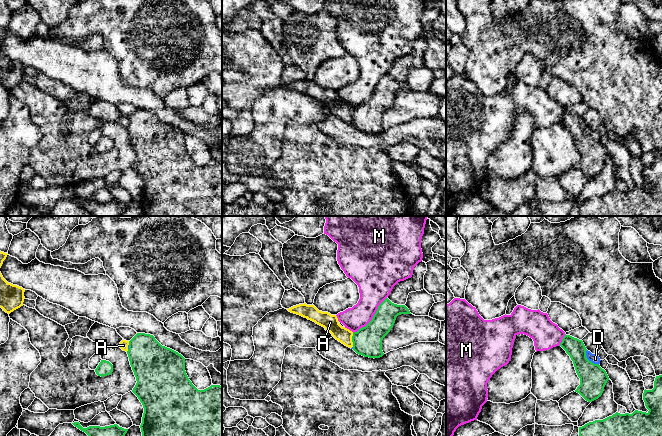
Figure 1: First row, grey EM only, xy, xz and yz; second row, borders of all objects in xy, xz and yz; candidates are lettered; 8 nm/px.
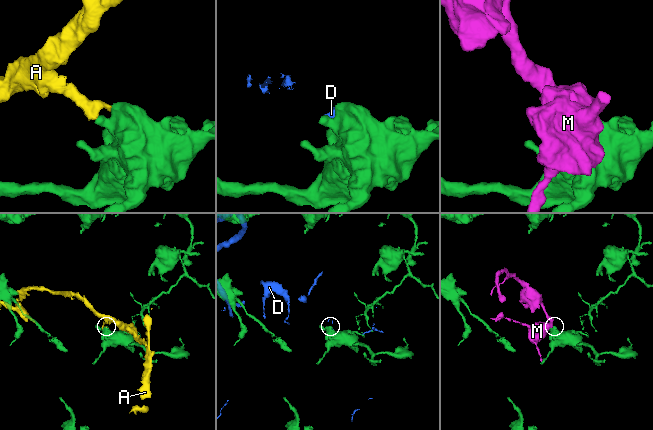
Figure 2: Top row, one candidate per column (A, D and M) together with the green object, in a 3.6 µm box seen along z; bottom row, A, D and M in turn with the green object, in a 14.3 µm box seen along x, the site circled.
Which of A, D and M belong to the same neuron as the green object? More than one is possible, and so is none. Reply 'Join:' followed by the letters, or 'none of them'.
Join: none of them

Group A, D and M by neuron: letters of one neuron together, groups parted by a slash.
A D / M

